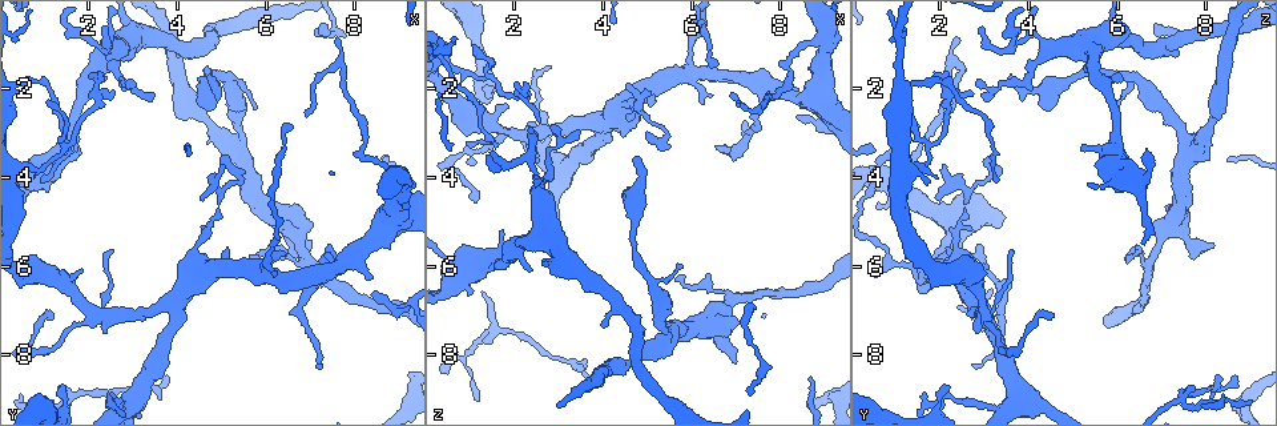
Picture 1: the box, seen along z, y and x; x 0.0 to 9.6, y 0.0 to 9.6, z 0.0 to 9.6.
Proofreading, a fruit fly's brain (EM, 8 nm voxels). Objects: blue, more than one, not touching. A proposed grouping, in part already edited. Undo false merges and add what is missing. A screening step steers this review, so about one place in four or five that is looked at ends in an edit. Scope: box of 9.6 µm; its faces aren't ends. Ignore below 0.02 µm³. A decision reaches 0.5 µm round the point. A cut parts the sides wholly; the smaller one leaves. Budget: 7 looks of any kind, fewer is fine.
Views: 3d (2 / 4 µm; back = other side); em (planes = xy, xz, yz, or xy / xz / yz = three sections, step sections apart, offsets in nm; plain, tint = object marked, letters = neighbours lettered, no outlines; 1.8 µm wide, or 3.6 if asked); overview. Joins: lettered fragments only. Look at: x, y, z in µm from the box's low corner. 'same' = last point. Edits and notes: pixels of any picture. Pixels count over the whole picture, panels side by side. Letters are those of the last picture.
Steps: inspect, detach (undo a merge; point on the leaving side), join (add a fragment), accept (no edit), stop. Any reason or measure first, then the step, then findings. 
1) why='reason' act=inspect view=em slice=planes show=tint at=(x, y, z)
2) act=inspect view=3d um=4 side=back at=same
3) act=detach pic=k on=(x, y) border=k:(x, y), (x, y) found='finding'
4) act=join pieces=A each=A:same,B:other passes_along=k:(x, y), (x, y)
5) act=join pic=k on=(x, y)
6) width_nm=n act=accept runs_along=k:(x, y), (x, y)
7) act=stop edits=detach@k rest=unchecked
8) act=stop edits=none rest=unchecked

why='an open end' act=inspect view=3d um=4 at=(1.40, 8.70, 2.20)

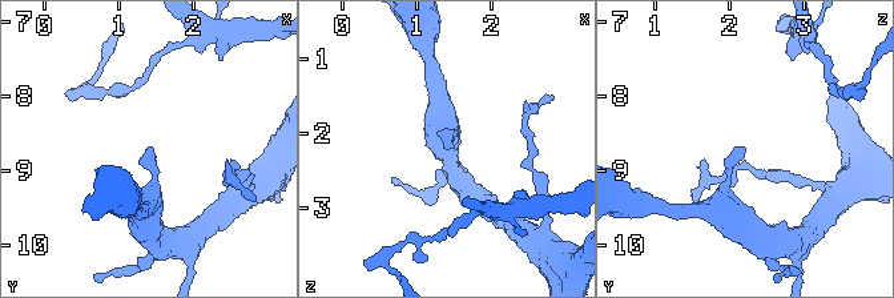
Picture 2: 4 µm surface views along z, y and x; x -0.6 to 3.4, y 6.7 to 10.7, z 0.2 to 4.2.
why='need the tissue' act=inspect view=em slice=planes show=letters at=(1.40, 8.75, 2.25)

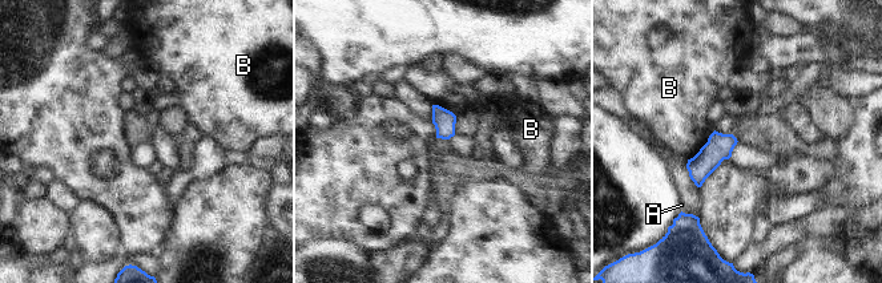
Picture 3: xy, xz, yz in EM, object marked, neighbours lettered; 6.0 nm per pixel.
act=accept each=A:other,B:other found='none of them fits'

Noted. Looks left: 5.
why='free end' act=inspect view=em slice=yz step=8 show=plain at=(4.95, 3.70, 2.00)

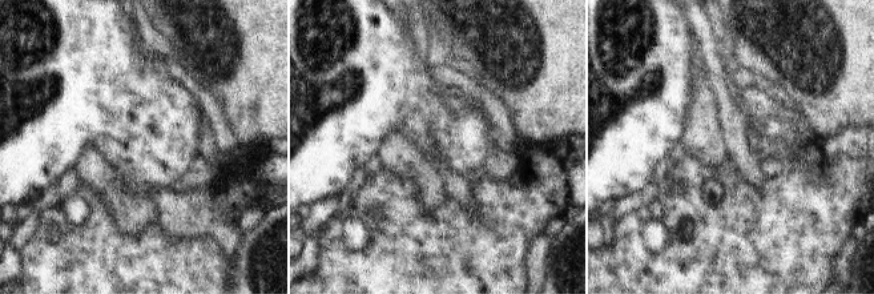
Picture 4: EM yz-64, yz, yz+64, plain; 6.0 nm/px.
why='see the neighbours' act=inspect view=em slice=yz step=8 show=letters at=same

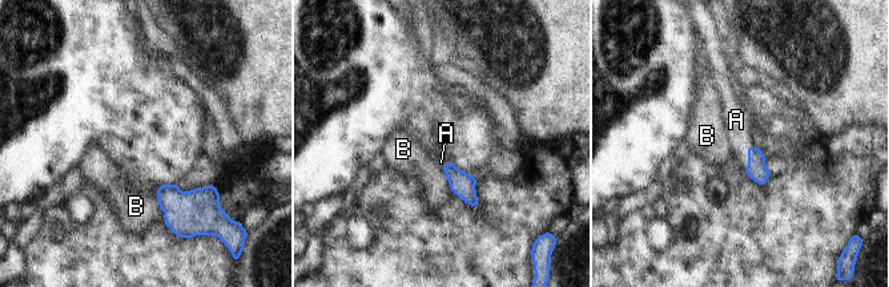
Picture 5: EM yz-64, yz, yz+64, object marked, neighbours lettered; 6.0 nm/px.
width_nm=80 act=join pieces=A each=A:same,B:other found='the cell continues'

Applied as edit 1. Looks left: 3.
act=inspect view=em um=3.6 slice=xy step=16 show=tint at=(4.75, 1.70, 3.50)

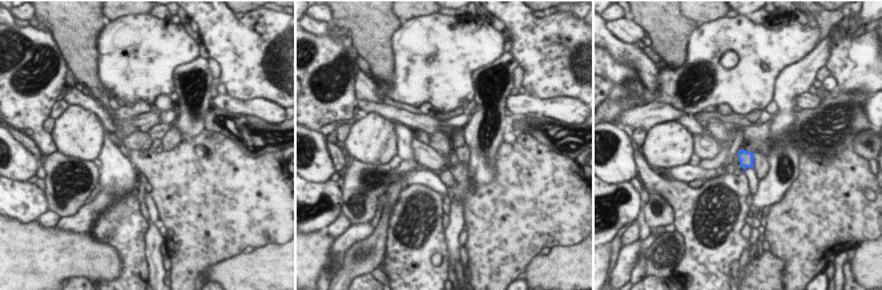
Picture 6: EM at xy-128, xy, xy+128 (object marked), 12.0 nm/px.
act=inspect view=em um=3.6 slice=planes show=letters at=same

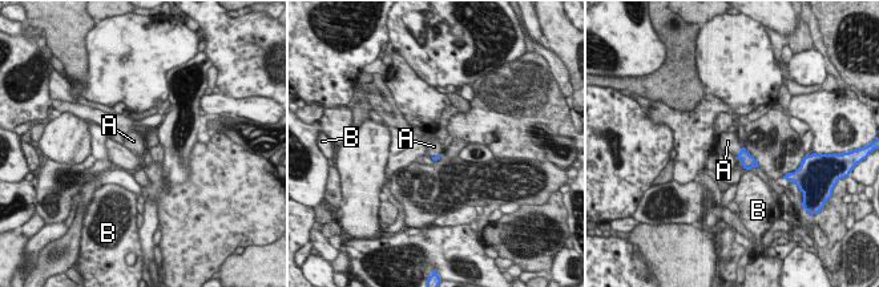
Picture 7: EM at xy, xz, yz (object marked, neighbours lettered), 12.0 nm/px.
act=join pieces=A each=A:same,B:other passes_along=7:(748, 161), (740, 152), (728, 141) found='it goes on there'

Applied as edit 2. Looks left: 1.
act=stop edits=join@5,join@7 rest=unchecked

